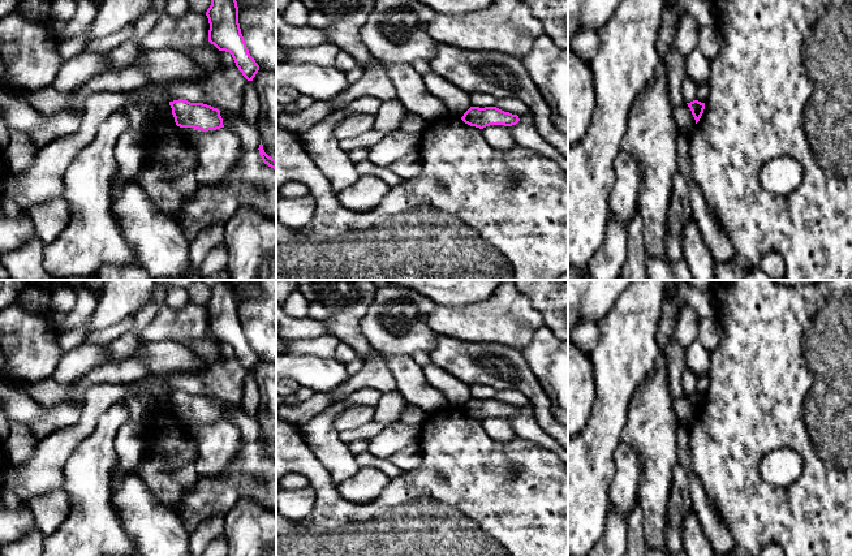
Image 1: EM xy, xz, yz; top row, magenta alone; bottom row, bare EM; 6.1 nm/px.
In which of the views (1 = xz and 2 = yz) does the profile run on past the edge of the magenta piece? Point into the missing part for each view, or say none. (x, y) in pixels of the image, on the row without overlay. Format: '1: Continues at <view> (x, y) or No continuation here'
1: No continuation here
2: No continuation here

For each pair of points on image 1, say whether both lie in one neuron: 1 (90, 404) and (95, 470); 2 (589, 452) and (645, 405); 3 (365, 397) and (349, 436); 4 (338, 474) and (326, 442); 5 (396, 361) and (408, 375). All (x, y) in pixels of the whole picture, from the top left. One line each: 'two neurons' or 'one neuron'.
1: two neurons
2: two neurons
3: two neurons
4: one neuron
5: one neuron

